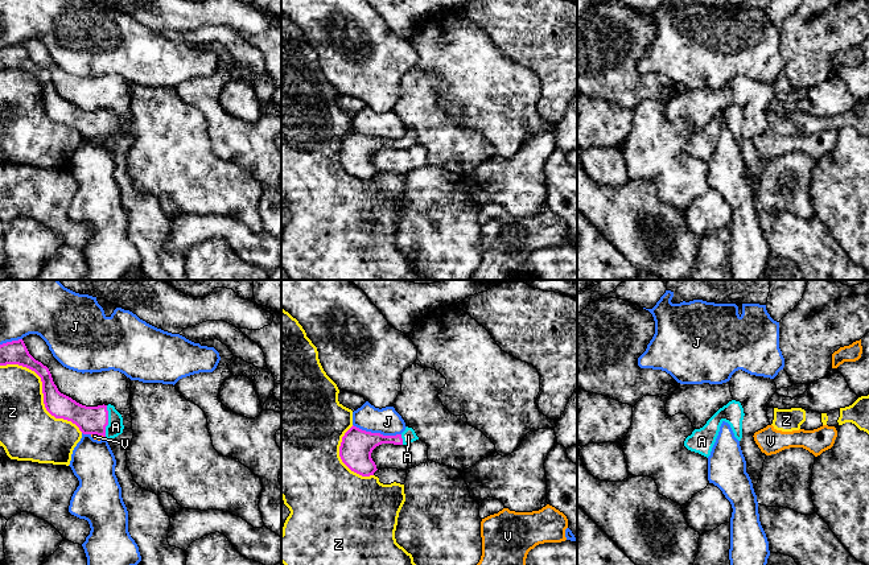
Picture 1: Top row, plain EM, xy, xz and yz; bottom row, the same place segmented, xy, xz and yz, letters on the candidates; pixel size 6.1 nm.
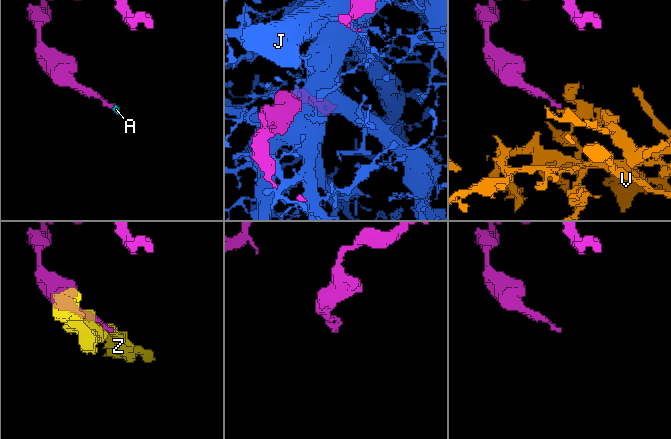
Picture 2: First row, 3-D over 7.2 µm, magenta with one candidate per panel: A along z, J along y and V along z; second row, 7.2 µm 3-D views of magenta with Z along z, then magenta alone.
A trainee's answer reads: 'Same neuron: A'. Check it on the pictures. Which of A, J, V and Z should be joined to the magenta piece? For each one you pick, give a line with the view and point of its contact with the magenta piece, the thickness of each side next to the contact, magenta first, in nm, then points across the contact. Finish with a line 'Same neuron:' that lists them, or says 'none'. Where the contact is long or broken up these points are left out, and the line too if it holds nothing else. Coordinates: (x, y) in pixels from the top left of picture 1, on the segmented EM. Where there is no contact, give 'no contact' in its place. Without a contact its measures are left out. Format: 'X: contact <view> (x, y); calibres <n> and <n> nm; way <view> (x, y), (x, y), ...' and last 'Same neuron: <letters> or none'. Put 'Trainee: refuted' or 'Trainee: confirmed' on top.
Trainee: confirmed
A: contact xy (107, 421); calibres 180 and 100 nm; way xy (91, 420), (107, 421), (115, 427)
Same neuron: A

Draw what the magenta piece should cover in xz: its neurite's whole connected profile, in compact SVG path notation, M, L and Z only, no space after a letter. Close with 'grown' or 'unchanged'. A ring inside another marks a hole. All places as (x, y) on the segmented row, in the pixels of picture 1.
M353 425L342 437L339 457L351 471L362 477L370 477L378 470L371 458L371 453L376 446L382 444L409 445L416 440L419 437L408 426L401 434L383 436L362 430Z | grown

